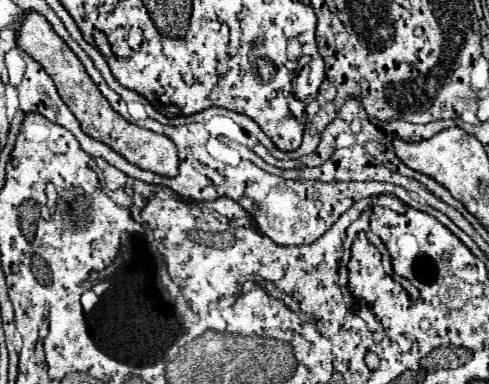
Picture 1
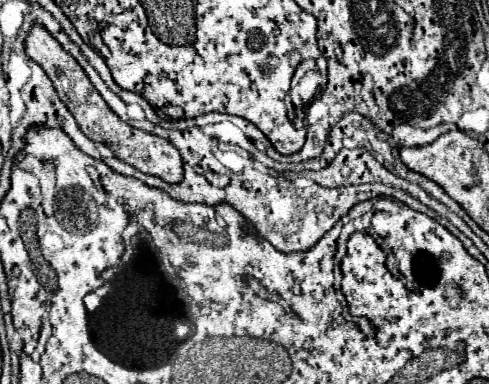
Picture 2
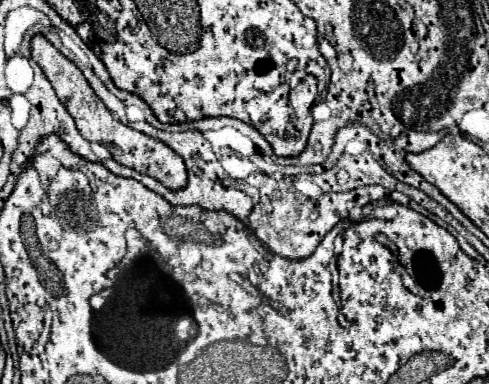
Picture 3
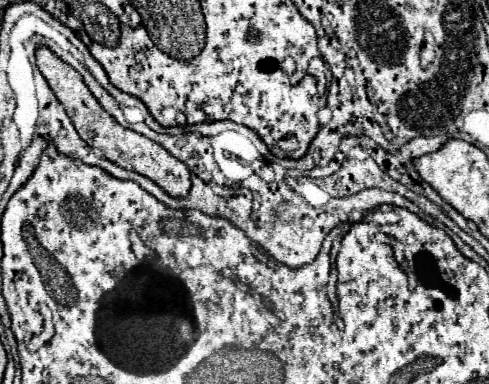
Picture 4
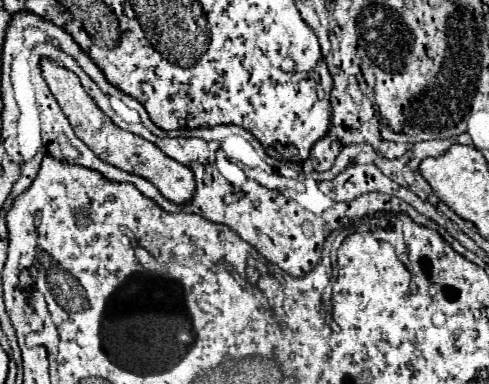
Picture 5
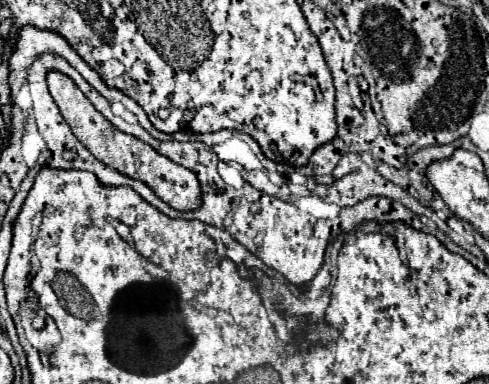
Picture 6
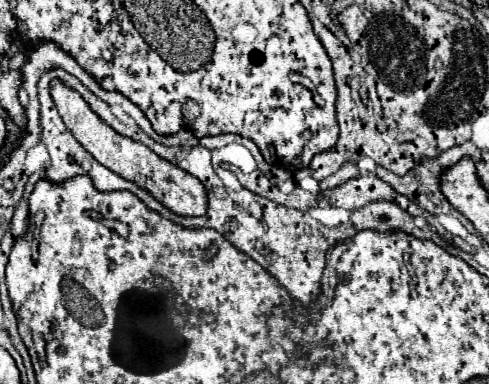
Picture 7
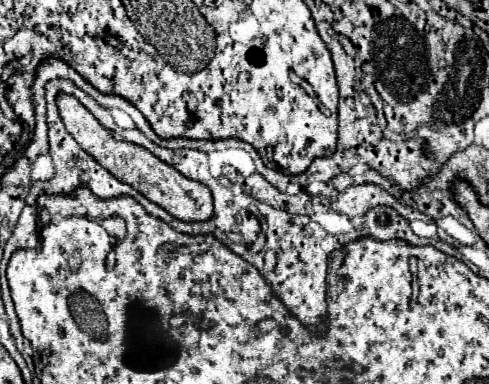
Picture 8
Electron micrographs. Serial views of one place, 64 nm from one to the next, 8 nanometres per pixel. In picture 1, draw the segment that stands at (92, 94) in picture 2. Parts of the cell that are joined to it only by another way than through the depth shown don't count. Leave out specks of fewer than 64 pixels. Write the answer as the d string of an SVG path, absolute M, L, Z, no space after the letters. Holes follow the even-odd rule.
M32 10L32 12L24 14L22 26L16 34L16 44L26 54L30 54L38 64L42 64L42 68L50 74L50 78L54 80L54 84L58 88L60 98L66 102L66 106L78 118L78 122L82 124L82 130L88 136L108 144L112 150L122 154L128 162L144 168L144 170L156 172L160 176L176 176L176 172L178 172L178 154L176 154L174 142L170 138L166 138L164 134L156 134L152 130L134 126L128 120L124 120L118 112L114 112L112 106L108 104L108 100L102 96L98 86L92 82L92 78L84 70L82 62L66 46L66 42L52 30L48 20L40 12Z

